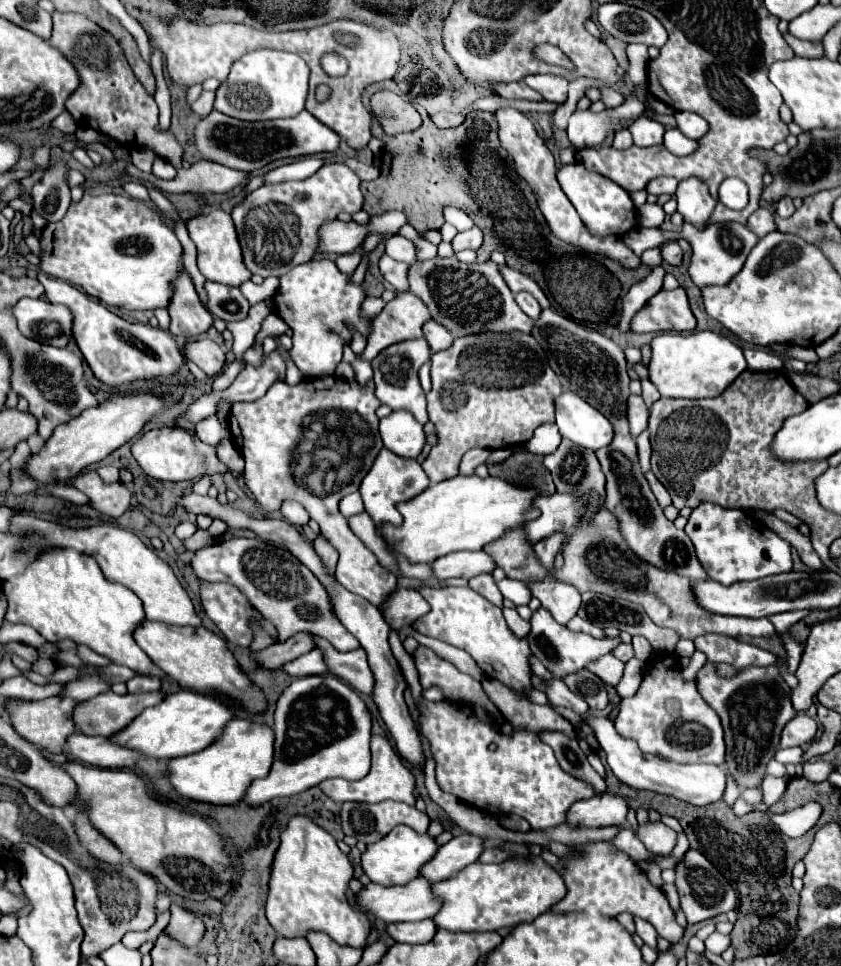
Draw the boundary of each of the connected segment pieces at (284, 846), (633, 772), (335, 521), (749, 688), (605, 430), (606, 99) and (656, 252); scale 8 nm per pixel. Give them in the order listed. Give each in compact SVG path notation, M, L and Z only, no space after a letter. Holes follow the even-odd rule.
M291 816L289 824L281 832L281 844L271 864L271 878L267 884L269 924L277 934L287 938L305 936L307 930L321 930L343 946L363 946L371 924L367 914L357 908L355 900L349 900L345 894L351 876L353 868L333 836L317 826L309 816Z
M589 716L585 722L589 722L591 728L595 730L597 740L607 754L607 764L611 766L613 774L623 784L637 788L637 790L651 790L651 792L675 796L675 798L685 800L693 806L705 806L705 804L711 804L711 802L717 802L717 800L723 798L725 772L723 772L721 766L715 766L715 764L689 764L689 766L685 766L685 764L663 760L659 756L643 754L639 750L639 746L635 744L635 740L627 740L625 736L621 736L615 730L615 724L609 718Z
M321 376L321 378L309 378L309 380L301 380L299 384L295 386L289 386L285 382L275 382L271 384L271 388L267 390L267 394L255 402L235 402L231 406L231 412L229 412L229 430L231 434L235 436L237 444L241 446L241 454L245 456L245 484L247 488L251 490L251 494L255 496L257 504L261 506L263 512L277 512L281 510L281 504L285 500L293 500L293 502L299 502L311 516L311 520L315 520L325 536L325 540L339 552L339 564L337 564L337 580L339 584L343 584L343 588L347 588L349 592L365 598L367 602L371 602L375 608L383 608L385 600L397 590L397 578L385 570L375 554L351 532L349 528L349 522L345 516L341 516L339 512L339 502L343 496L359 490L361 486L361 480L365 478L365 474L369 472L375 456L379 454L379 450L383 448L383 442L381 442L381 436L377 432L377 424L379 424L379 418L375 414L375 410L381 406L381 402L377 400L375 396L375 384L373 380L369 380L365 386L361 386L359 382L349 382L349 380L343 380L343 378L337 378L337 376ZM307 416L313 416L313 418L323 418L325 416L325 424L329 420L329 416L335 418L335 448L337 450L349 450L349 456L347 458L341 458L335 450L329 450L329 442L327 442L327 448L323 452L321 450L321 444L309 444L309 448L305 448L307 444L301 444L301 438L303 438L303 420ZM307 454L309 454L309 466L297 466L297 456L299 458L305 458L307 460Z
M705 664L695 678L697 690L701 694L701 698L719 714L723 730L725 730L725 744L727 744L727 770L729 774L733 774L733 778L739 782L741 788L755 788L765 764L773 758L773 752L779 748L779 736L783 726L787 724L787 720L791 720L791 716L795 714L789 694L791 688L783 682L783 678L777 672L777 666L769 666L769 668L757 668L757 666L749 666L743 668L739 672L739 676L731 678L731 680L719 680L719 676L715 676L715 664Z
M563 392L555 404L555 410L557 428L563 438L569 438L593 452L611 444L615 436L611 422L573 392Z
M599 88L599 92L601 92L601 102L603 102L607 108L615 108L615 106L619 106L619 104L625 100L619 92L615 92L615 90L611 90L611 88Z
M651 248L647 252L641 254L641 262L649 268L655 268L655 266L661 266L663 264L663 256L661 256L661 248Z

